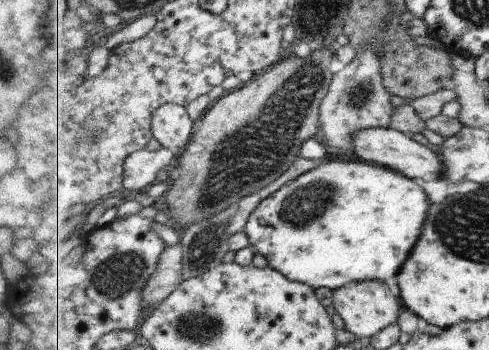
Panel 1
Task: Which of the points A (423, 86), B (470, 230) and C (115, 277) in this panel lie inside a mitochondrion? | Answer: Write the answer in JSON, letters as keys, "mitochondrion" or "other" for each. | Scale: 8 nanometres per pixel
{"A":"other","B":"mitochondrion","C":"mitochondrion"}

